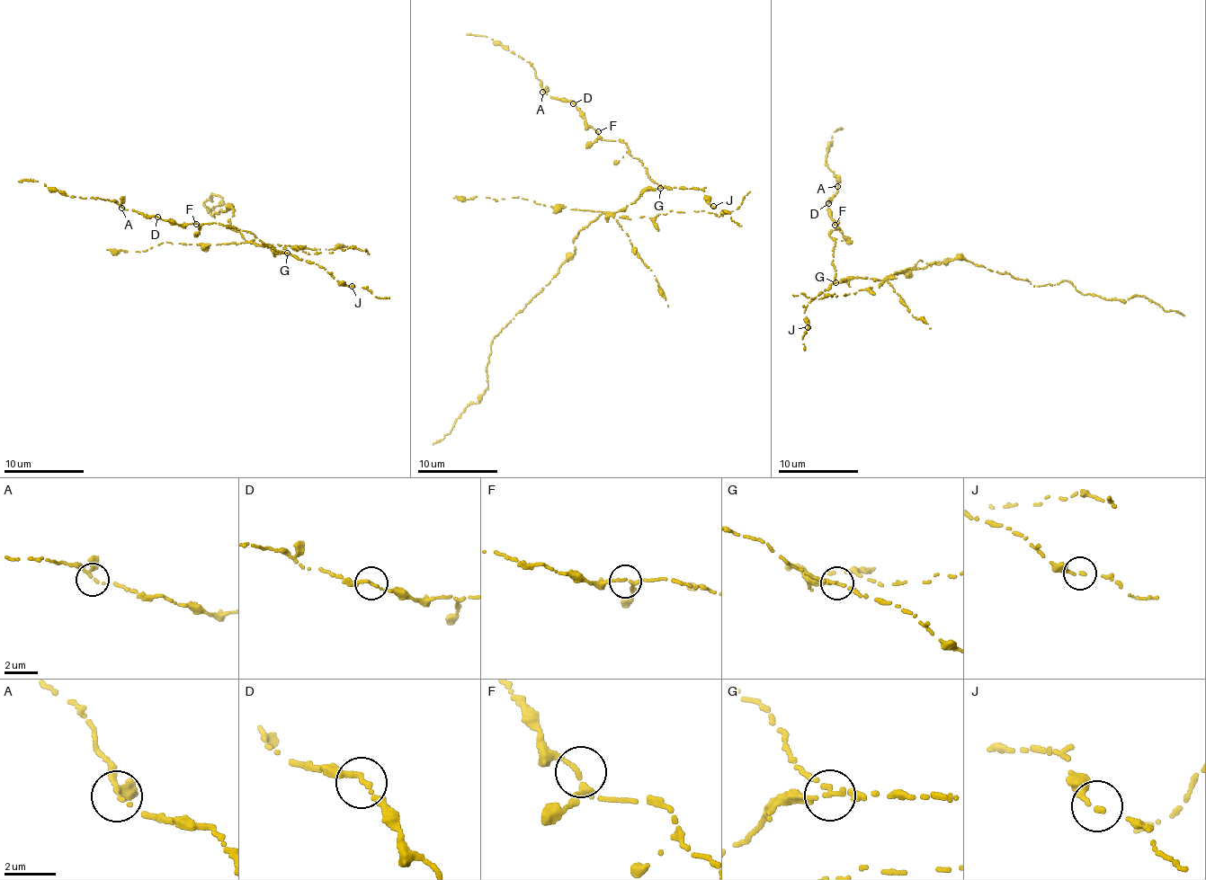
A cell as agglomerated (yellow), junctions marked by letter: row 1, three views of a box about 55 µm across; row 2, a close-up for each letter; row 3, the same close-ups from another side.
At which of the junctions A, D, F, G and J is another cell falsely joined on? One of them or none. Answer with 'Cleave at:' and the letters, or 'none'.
Cleave at: G

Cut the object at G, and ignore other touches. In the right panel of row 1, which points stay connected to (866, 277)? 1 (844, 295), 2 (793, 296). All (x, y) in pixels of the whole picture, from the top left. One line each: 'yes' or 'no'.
1: yes
2: yes

